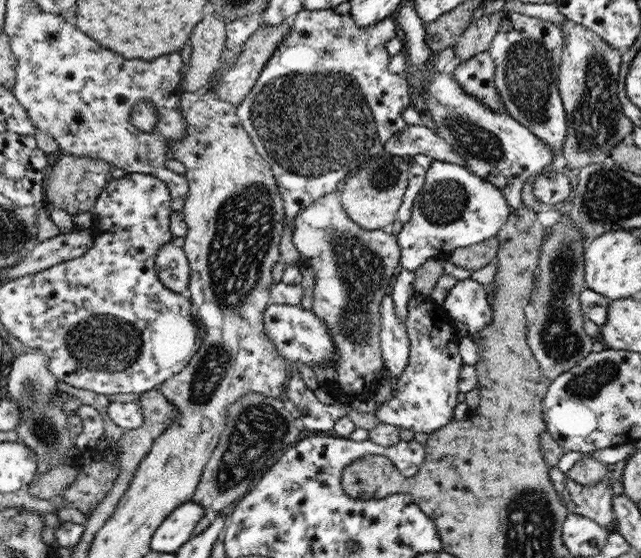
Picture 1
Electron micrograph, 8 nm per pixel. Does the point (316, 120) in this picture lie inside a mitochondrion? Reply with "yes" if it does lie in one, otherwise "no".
yes

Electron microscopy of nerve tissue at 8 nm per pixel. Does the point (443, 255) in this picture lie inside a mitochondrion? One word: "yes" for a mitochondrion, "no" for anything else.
no

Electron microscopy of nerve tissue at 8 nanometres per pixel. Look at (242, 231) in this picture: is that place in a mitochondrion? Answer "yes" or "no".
yes

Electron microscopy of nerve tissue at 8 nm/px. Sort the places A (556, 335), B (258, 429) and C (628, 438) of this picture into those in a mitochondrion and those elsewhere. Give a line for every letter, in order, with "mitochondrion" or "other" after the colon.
A: mitochondrion
B: mitochondrion
C: other

